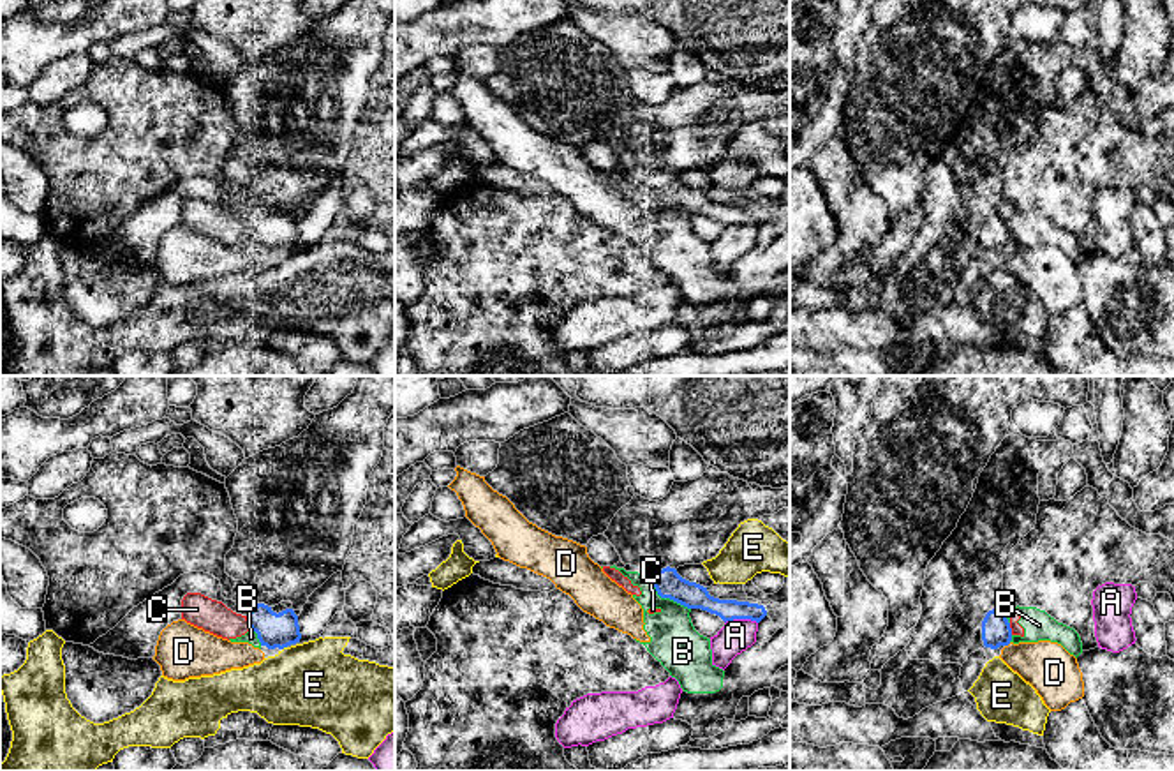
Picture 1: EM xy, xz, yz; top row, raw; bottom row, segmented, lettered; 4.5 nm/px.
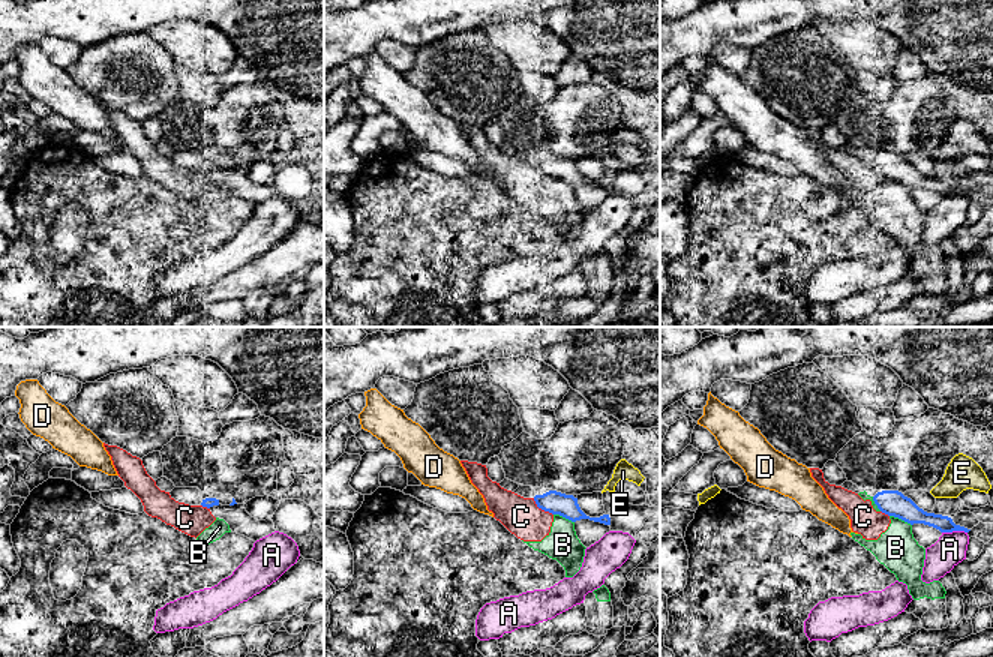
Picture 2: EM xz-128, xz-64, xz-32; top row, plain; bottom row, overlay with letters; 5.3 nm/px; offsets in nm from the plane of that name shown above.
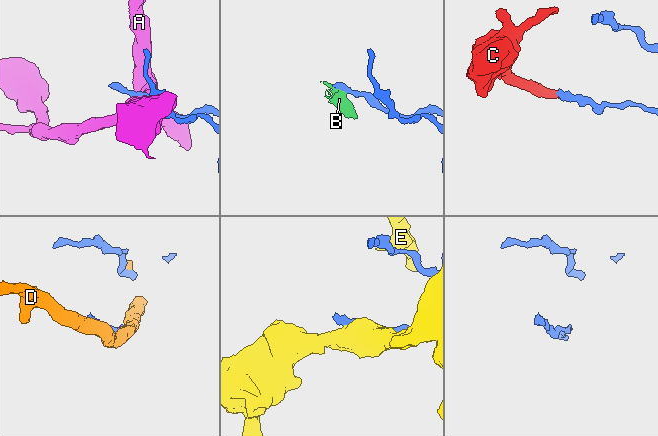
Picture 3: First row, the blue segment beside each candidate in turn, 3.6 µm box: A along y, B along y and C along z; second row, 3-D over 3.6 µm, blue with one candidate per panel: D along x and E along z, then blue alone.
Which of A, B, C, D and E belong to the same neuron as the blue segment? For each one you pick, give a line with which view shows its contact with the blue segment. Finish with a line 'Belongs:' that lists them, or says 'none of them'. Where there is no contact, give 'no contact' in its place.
Belongs: none of them

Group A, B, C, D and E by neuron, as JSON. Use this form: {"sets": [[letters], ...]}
{"sets": [["A"], ["B", "C"], ["D"], ["E"]]}

